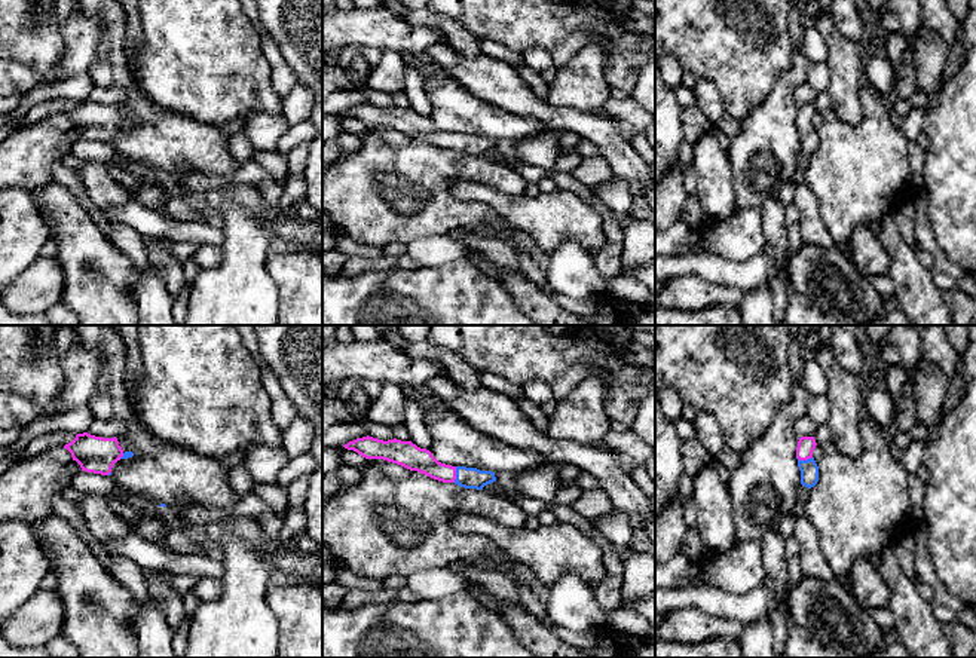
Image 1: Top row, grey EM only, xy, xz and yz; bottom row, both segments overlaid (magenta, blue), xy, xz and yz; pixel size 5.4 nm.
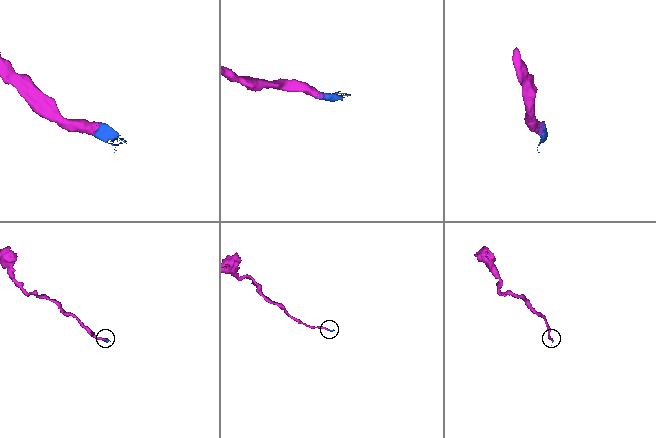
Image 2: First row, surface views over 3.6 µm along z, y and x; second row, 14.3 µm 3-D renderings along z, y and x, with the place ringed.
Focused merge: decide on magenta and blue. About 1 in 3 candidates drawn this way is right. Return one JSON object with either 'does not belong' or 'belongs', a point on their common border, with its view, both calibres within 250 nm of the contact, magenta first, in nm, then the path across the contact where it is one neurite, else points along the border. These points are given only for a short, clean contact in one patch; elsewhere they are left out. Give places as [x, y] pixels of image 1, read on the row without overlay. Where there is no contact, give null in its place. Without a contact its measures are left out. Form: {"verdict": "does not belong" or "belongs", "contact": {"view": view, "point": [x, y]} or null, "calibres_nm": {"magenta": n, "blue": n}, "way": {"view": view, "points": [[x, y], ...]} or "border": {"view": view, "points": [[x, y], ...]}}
{"verdict": "belongs", "contact": {"view": "xz", "point": [455, 141]}, "calibres_nm": {"magenta": 140, "blue": 110}, "way": {"view": "xz", "points": [[413, 125], [438, 138], [455, 141], [465, 144]]}}

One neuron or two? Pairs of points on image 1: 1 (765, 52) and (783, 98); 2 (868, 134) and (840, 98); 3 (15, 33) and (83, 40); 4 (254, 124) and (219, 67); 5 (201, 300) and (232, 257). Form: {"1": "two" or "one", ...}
{"1": "two", "2": "two", "3": "two", "4": "two", "5": "one"}

